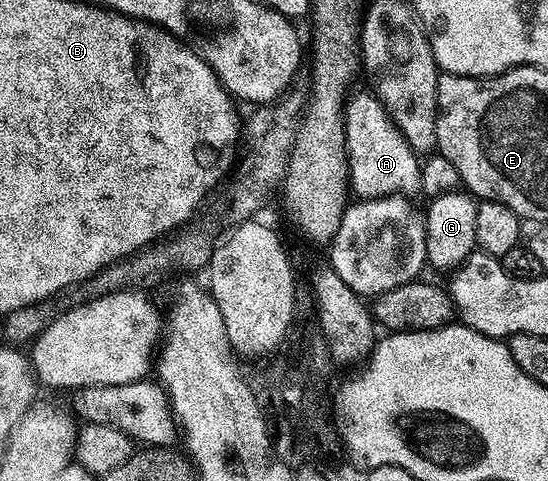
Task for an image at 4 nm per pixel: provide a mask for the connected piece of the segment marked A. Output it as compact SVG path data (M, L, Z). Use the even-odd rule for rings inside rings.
M353 92L344 106L344 142L348 152L348 184L351 192L360 199L394 196L412 199L420 193L421 158L404 142L404 137L389 120L380 101L371 92L363 92Z

